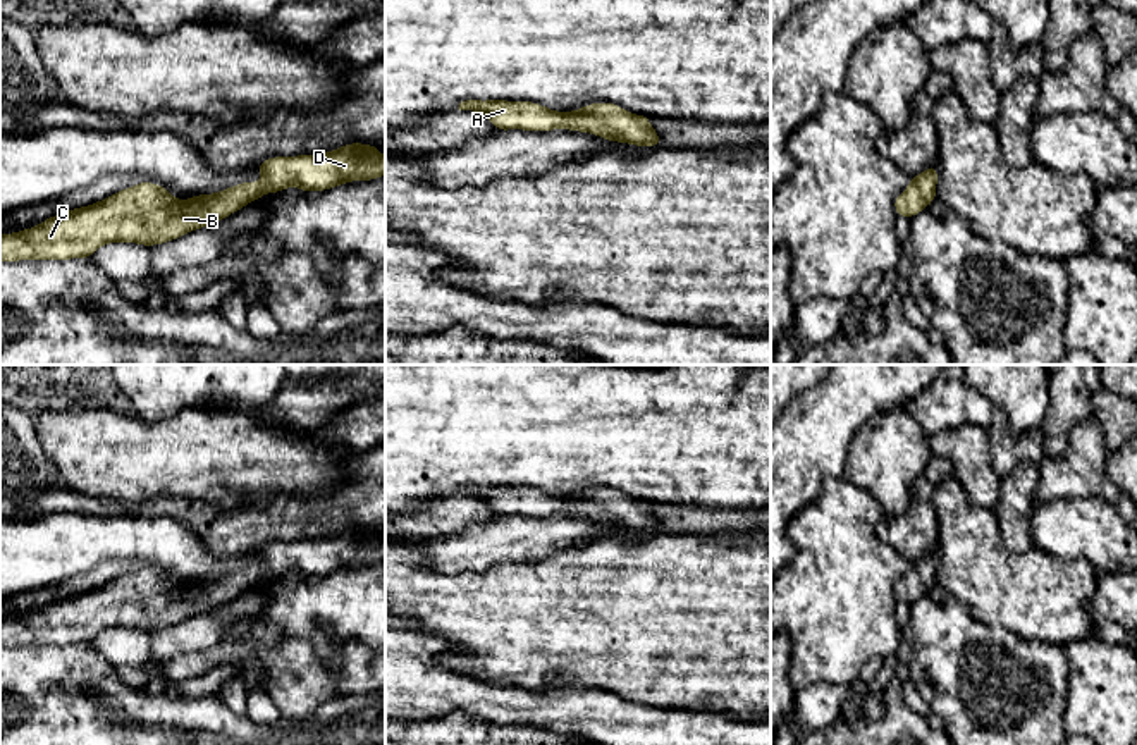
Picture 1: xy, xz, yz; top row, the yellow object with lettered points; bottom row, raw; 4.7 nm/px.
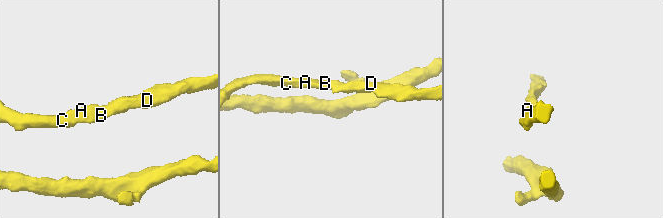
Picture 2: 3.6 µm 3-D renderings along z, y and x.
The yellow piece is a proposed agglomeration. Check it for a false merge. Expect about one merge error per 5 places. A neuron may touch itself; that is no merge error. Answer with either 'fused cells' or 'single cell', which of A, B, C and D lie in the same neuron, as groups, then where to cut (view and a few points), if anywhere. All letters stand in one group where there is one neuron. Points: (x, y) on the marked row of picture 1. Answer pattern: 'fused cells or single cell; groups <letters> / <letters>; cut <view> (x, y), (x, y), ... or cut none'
single cell; groups A B C D; cut none

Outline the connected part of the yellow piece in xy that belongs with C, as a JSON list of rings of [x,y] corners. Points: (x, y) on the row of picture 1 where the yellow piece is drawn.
[[[351,143],[318,155],[267,158],[255,167],[265,177],[263,182],[241,182],[225,191],[198,194],[184,201],[175,200],[165,186],[143,181],[114,193],[107,200],[53,215],[38,227],[0,234],[0,262],[91,258],[107,243],[136,243],[148,248],[163,244],[232,215],[236,210],[248,206],[249,201],[260,200],[265,193],[280,193],[284,188],[301,188],[313,193],[351,181],[378,179],[385,174],[385,157],[378,153],[378,148]]]

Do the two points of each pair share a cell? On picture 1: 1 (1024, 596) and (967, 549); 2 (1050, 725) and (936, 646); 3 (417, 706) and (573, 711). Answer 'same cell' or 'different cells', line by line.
1: same cell
2: same cell
3: same cell

